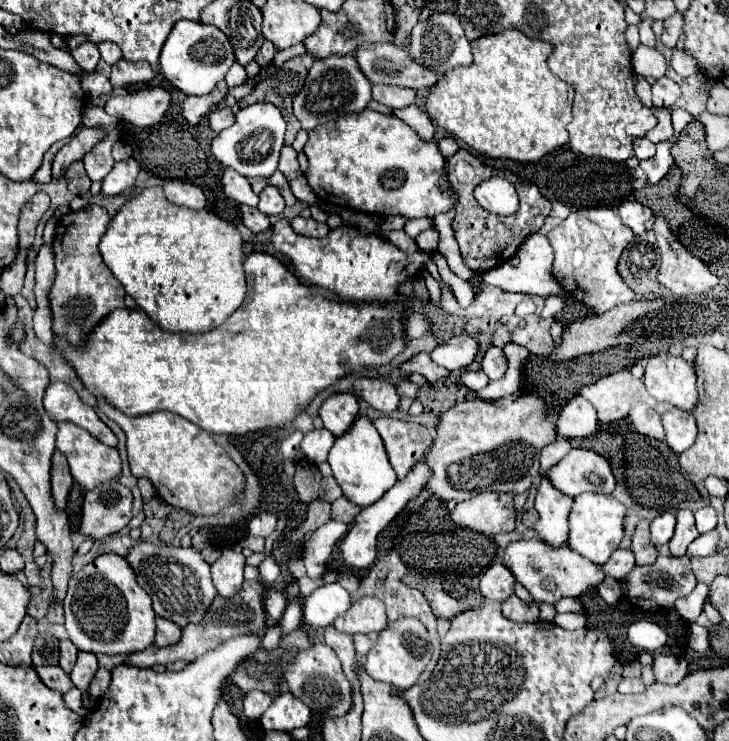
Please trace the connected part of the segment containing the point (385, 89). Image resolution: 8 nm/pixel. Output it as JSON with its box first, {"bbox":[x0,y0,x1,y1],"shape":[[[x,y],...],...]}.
{"bbox":[372,84,416,110],"shape":[[[378,84],[372,88],[372,98],[392,110],[412,106],[416,102],[416,92],[412,88],[400,88],[400,86],[384,86]]]}

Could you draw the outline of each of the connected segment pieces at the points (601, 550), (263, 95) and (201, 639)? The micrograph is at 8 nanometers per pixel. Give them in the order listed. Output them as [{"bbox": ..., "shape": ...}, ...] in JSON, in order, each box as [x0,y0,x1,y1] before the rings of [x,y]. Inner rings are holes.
[{"bbox":[568,492,626,564],"shape":[[[584,492],[580,496],[574,498],[574,506],[570,512],[570,538],[568,544],[574,552],[578,552],[580,556],[592,560],[594,564],[604,564],[608,562],[608,558],[612,556],[612,552],[618,548],[620,540],[622,540],[622,518],[624,518],[626,508],[614,500],[614,496],[606,496],[606,494],[592,494],[592,492]]]},{"bbox":[238,54,314,146],"shape":[[[308,54],[284,62],[280,68],[276,68],[270,74],[268,80],[260,82],[252,94],[238,100],[240,108],[246,108],[256,102],[270,102],[270,104],[278,106],[284,120],[288,122],[288,128],[286,128],[288,146],[292,146],[296,132],[300,130],[300,122],[292,114],[292,100],[304,86],[304,80],[306,80],[306,74],[308,74],[308,68],[312,66],[312,62],[314,62],[314,58]]]},{"bbox":[128,582,268,668],"shape":[[[244,582],[244,588],[234,598],[216,596],[210,604],[208,614],[204,614],[200,624],[186,624],[182,628],[180,642],[176,642],[168,648],[160,648],[156,644],[152,644],[144,652],[130,654],[128,664],[138,666],[138,668],[150,668],[154,664],[168,664],[168,662],[176,662],[176,660],[194,662],[198,656],[202,656],[204,652],[210,652],[212,648],[216,648],[216,644],[230,640],[232,636],[242,636],[242,634],[264,636],[264,632],[268,628],[268,622],[266,622],[268,618],[266,618],[266,610],[264,610],[264,592],[266,592],[266,586],[262,582]]]}]

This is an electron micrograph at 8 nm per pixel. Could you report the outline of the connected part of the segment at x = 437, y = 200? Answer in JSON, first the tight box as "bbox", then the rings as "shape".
{"bbox":[304,110,456,218],"shape":[[[362,110],[358,114],[346,114],[338,120],[322,124],[308,134],[304,154],[308,156],[308,184],[328,204],[340,208],[352,208],[368,214],[402,214],[406,218],[434,218],[440,212],[456,206],[456,194],[452,194],[450,182],[444,176],[444,158],[436,148],[436,142],[424,142],[418,134],[394,114],[378,114]]]}

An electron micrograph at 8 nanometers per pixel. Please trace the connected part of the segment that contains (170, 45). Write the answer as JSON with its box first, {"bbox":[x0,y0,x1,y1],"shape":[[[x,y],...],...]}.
{"bbox":[160,20,234,96],"shape":[[[180,20],[174,24],[166,44],[160,52],[160,72],[178,90],[188,96],[202,96],[212,92],[216,84],[226,76],[228,68],[234,64],[234,52],[228,38],[214,26],[202,22]]]}

